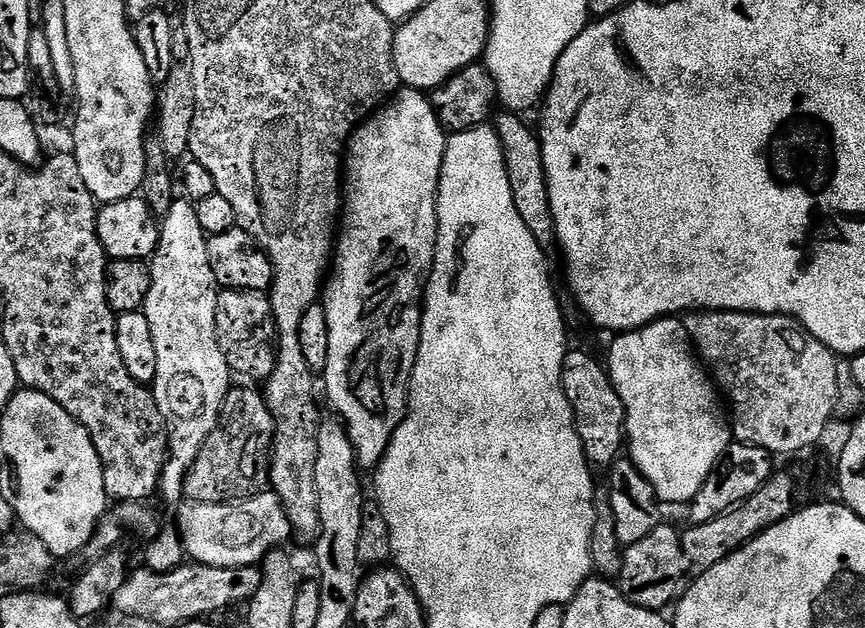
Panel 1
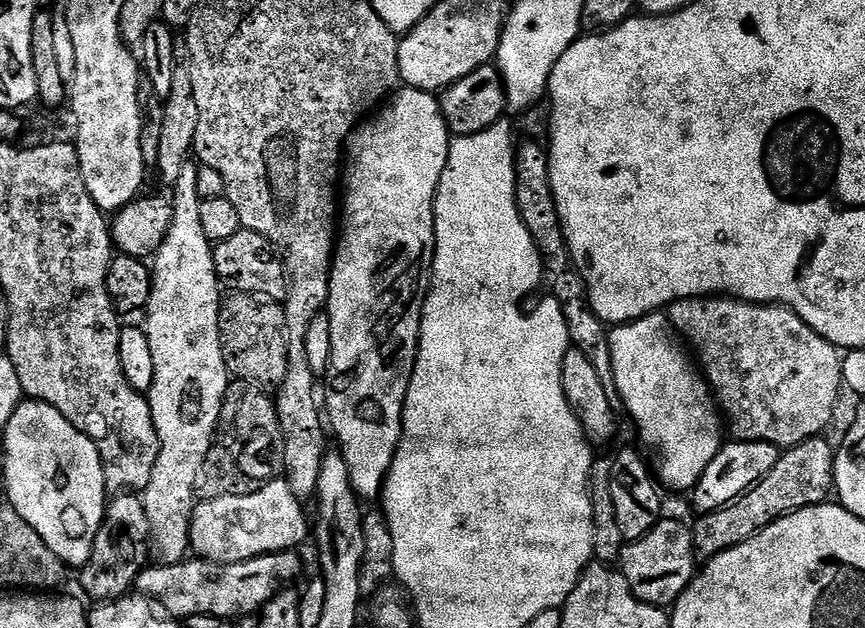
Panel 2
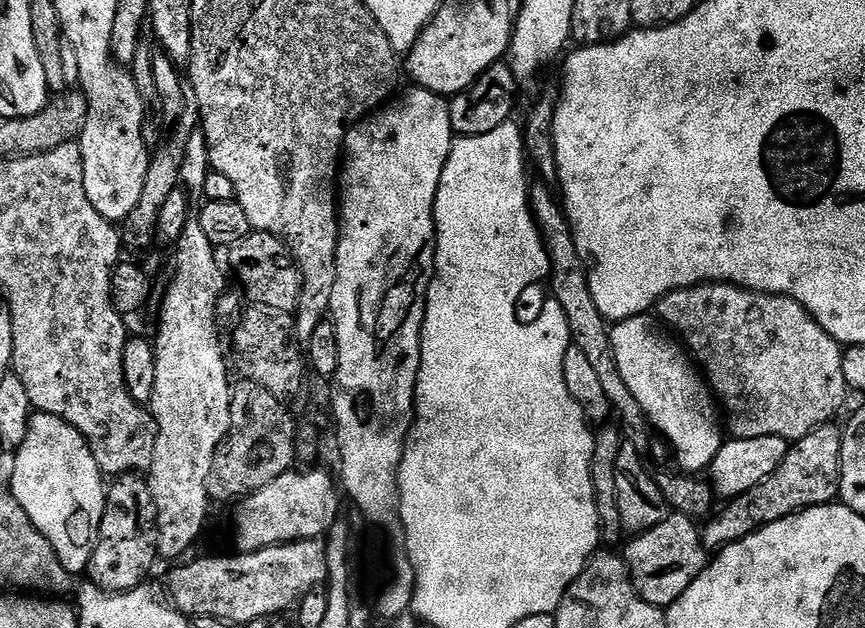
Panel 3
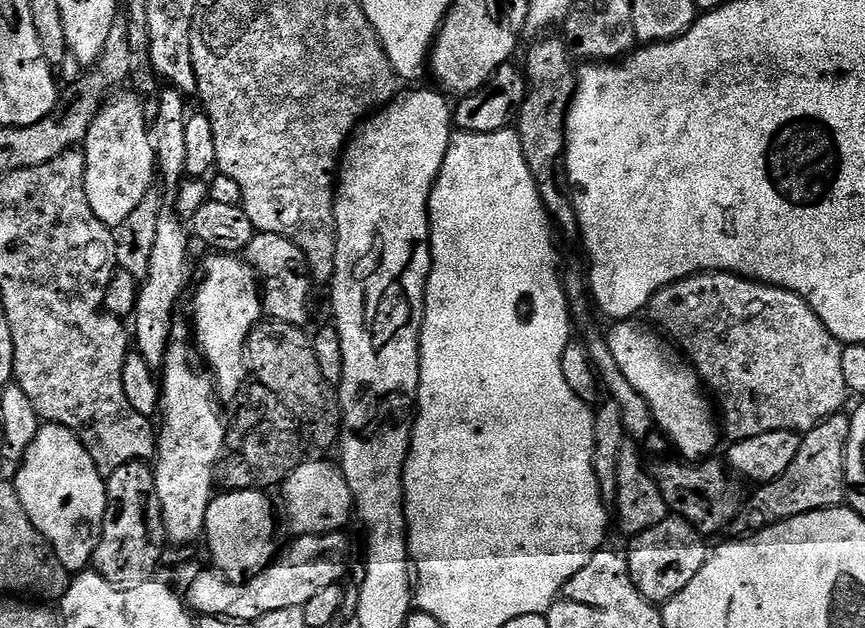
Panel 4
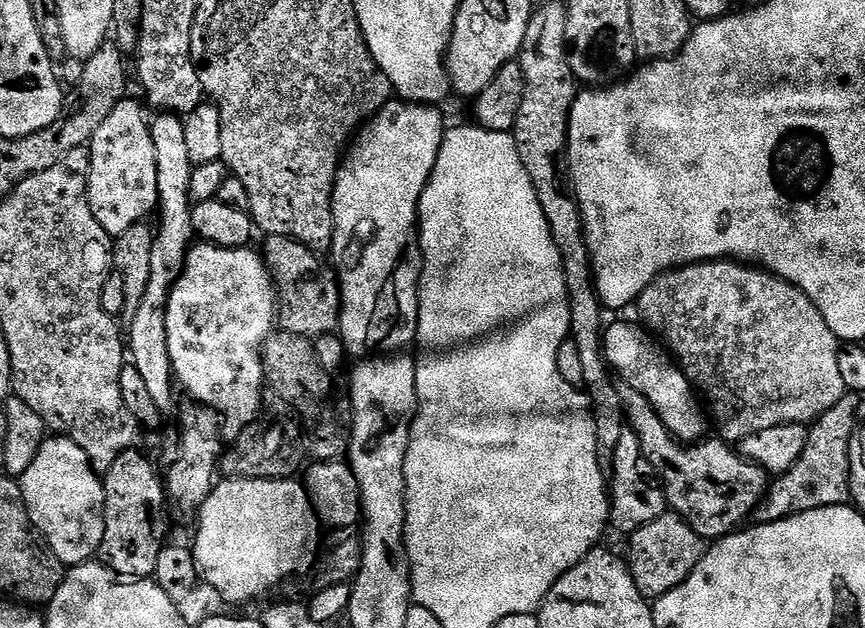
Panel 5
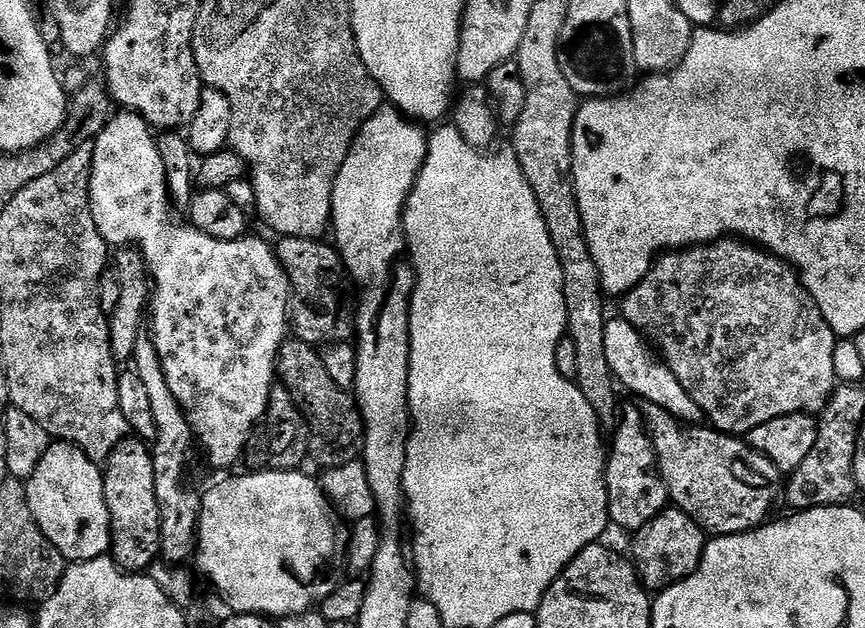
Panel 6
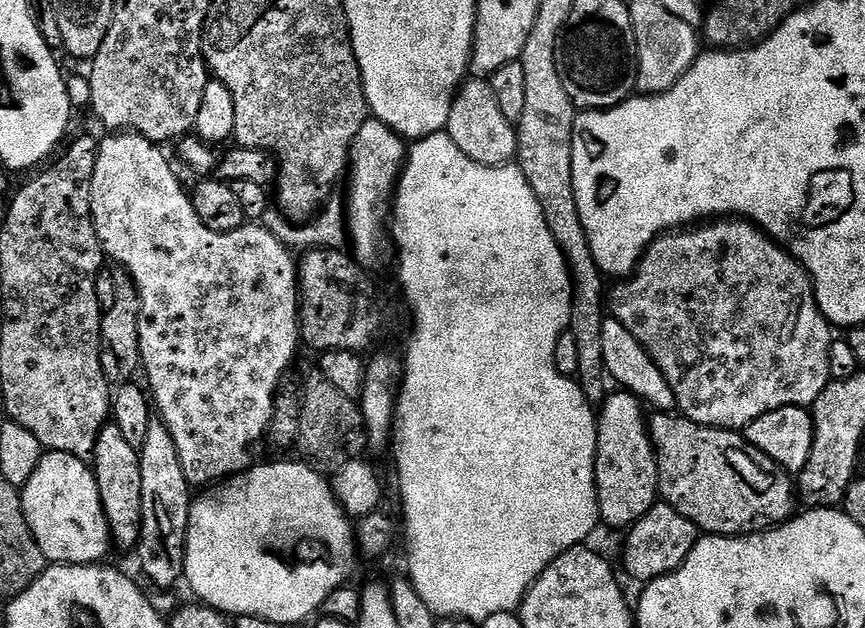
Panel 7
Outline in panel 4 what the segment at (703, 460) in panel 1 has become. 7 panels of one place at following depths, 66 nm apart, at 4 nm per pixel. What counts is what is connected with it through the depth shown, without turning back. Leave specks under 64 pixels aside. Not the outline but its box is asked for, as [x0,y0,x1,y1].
[607,318,722,462]

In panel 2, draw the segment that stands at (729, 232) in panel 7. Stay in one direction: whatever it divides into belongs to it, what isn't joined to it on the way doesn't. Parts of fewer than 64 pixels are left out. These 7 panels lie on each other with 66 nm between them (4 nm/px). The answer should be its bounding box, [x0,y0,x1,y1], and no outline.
[666,296,844,450]

